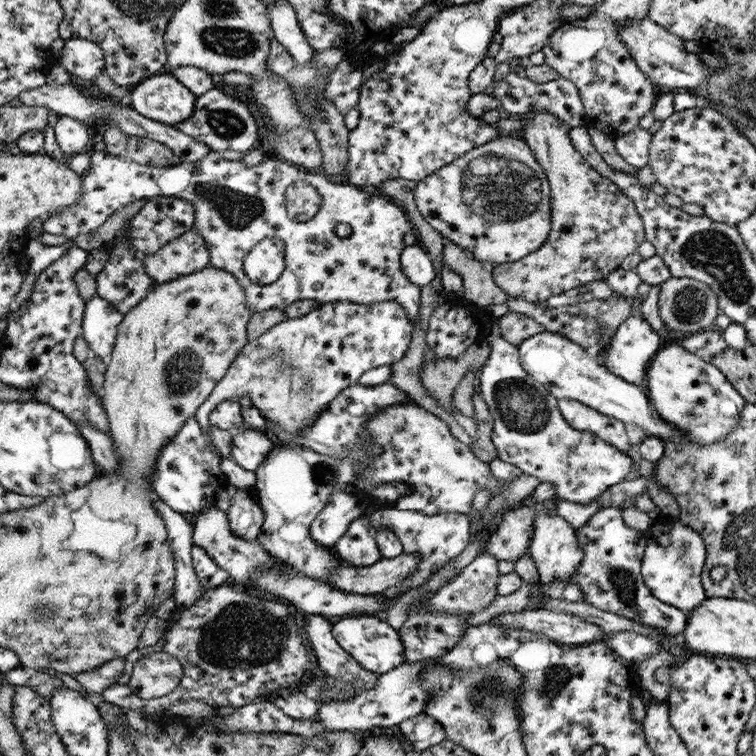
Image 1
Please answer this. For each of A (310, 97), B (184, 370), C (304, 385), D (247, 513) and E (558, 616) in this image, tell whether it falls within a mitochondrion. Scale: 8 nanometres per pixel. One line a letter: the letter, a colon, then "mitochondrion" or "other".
A: mitochondrion
B: mitochondrion
C: mitochondrion
D: other
E: other

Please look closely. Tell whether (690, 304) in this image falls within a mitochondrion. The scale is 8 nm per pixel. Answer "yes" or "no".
yes

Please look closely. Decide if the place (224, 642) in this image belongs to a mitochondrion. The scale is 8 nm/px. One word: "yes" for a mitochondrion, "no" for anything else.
yes

